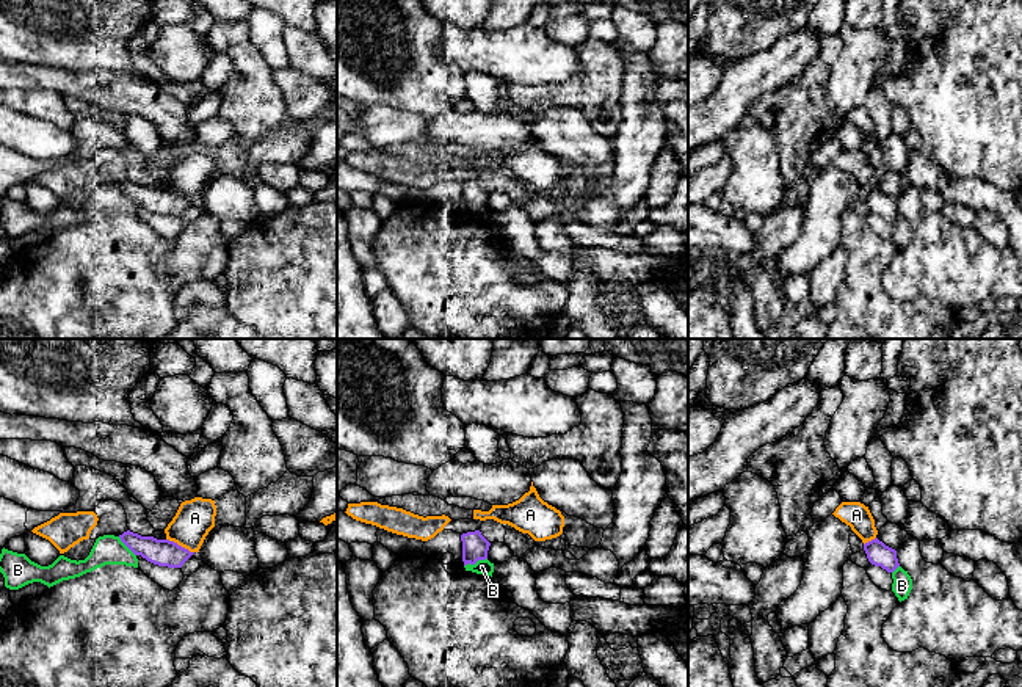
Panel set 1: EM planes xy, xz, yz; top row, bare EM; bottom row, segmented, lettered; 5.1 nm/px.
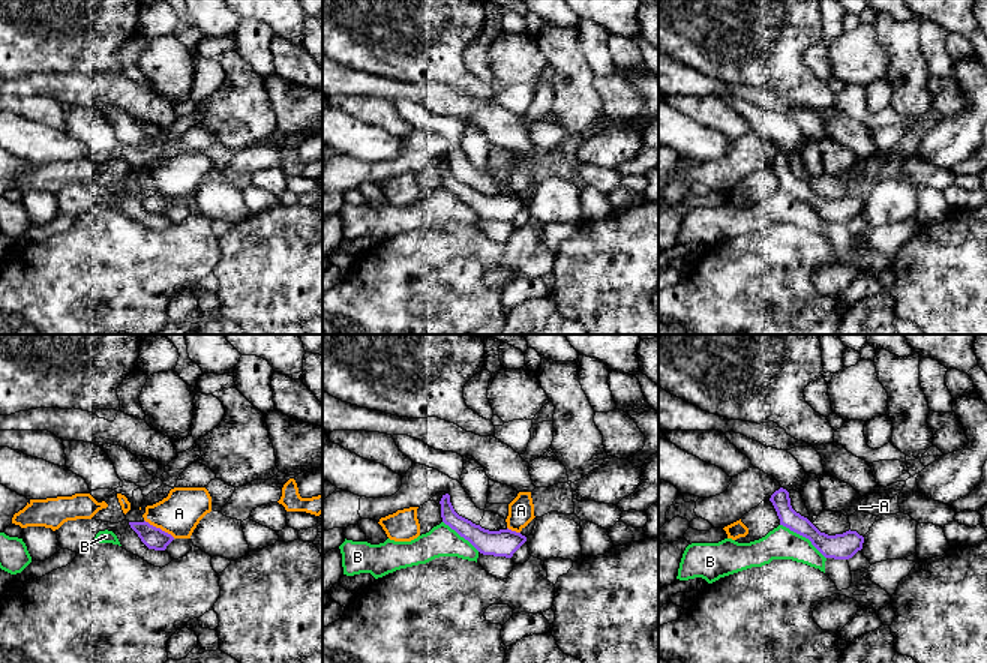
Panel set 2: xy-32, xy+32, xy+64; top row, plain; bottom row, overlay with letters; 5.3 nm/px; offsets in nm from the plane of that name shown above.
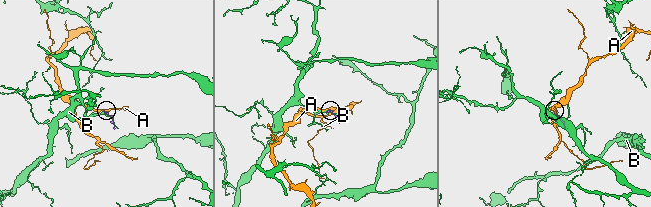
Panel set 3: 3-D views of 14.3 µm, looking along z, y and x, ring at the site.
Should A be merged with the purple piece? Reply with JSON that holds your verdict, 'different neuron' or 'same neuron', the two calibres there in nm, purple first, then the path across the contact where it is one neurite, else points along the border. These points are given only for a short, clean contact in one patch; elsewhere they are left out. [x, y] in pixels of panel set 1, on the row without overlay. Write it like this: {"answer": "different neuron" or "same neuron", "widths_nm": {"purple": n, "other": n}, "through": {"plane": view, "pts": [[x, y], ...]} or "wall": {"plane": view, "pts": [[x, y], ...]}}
{"answer": "different neuron", "widths_nm": {"purple": 140, "other": 200}, "wall": {"plane": "xy", "pts": [[166, 187], [193, 201]]}}

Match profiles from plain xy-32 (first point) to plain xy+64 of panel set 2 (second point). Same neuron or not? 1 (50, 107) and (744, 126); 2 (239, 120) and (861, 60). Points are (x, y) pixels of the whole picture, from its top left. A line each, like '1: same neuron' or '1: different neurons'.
1: same neuron
2: different neurons

